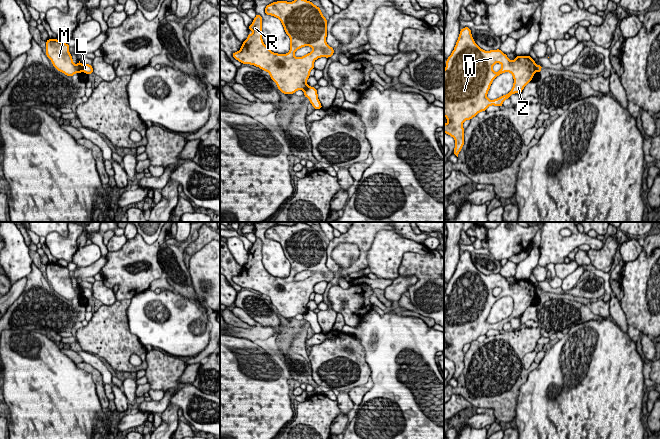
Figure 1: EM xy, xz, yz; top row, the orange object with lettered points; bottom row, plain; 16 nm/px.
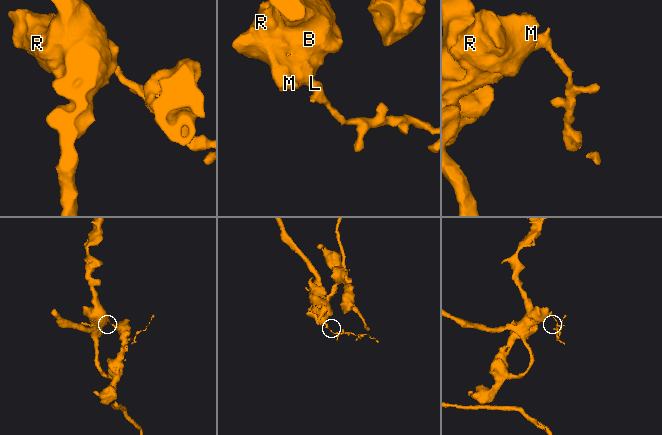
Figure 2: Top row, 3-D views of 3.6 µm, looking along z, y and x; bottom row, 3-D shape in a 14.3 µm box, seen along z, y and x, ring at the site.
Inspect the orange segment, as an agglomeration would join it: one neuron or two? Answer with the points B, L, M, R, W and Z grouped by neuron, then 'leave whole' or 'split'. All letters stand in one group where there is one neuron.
B M R W Z / L | split

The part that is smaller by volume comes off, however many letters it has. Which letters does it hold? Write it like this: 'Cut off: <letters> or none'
Cut off: L

